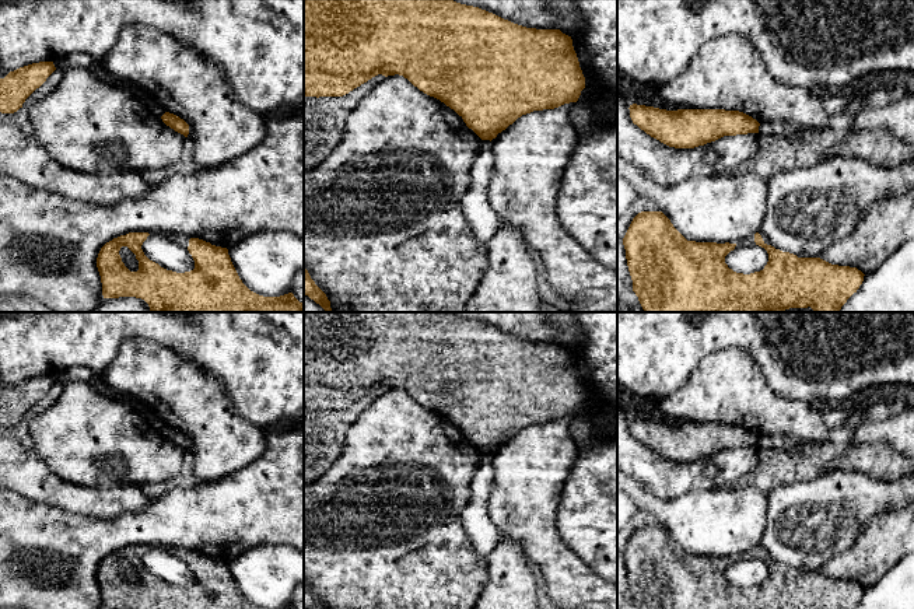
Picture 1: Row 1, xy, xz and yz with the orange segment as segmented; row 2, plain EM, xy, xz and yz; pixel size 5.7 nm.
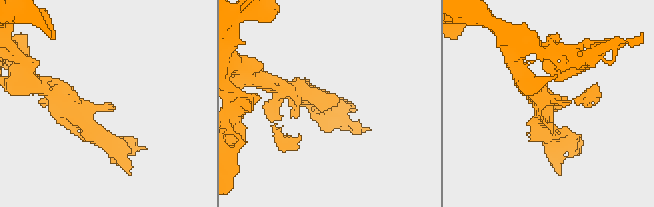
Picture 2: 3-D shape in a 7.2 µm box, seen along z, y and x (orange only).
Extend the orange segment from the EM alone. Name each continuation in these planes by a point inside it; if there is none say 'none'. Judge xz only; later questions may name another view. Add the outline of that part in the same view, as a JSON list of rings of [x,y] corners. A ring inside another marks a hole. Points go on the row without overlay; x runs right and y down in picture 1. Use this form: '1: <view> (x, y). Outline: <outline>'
none

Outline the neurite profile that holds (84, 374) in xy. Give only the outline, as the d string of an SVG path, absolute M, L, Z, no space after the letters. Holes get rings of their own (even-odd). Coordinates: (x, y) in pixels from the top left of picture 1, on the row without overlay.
M73 365L62 372L53 375L56 384L62 384L66 379L74 379L80 382L91 382L97 374L90 367Z

